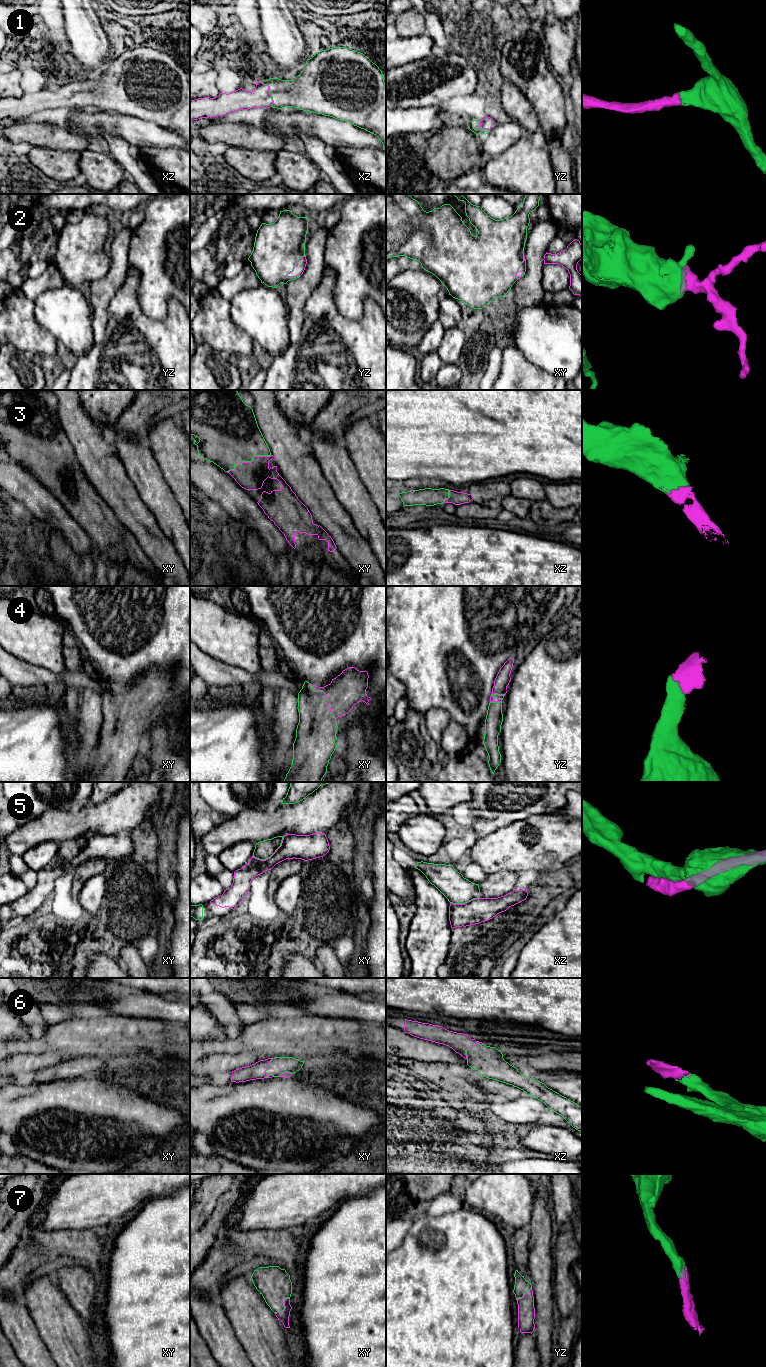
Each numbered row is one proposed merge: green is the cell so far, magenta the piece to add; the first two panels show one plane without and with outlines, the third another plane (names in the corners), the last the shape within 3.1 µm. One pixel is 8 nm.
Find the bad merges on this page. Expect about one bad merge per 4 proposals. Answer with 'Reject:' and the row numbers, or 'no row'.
Reject: no row

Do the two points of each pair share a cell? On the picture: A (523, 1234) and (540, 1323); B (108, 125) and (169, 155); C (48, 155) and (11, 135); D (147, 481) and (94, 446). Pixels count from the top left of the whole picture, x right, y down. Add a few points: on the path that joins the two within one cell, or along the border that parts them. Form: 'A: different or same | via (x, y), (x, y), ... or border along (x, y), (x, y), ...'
A: different | border along (530, 1237), (528, 1272)
B: same | via (123, 126), (138, 133), (146, 134), (154, 140)
C: same | via (43, 145), (33, 135), (21, 135)
D: different | border along (113, 444), (117, 456), (123, 465)

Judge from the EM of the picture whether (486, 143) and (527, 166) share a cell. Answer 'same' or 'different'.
same

